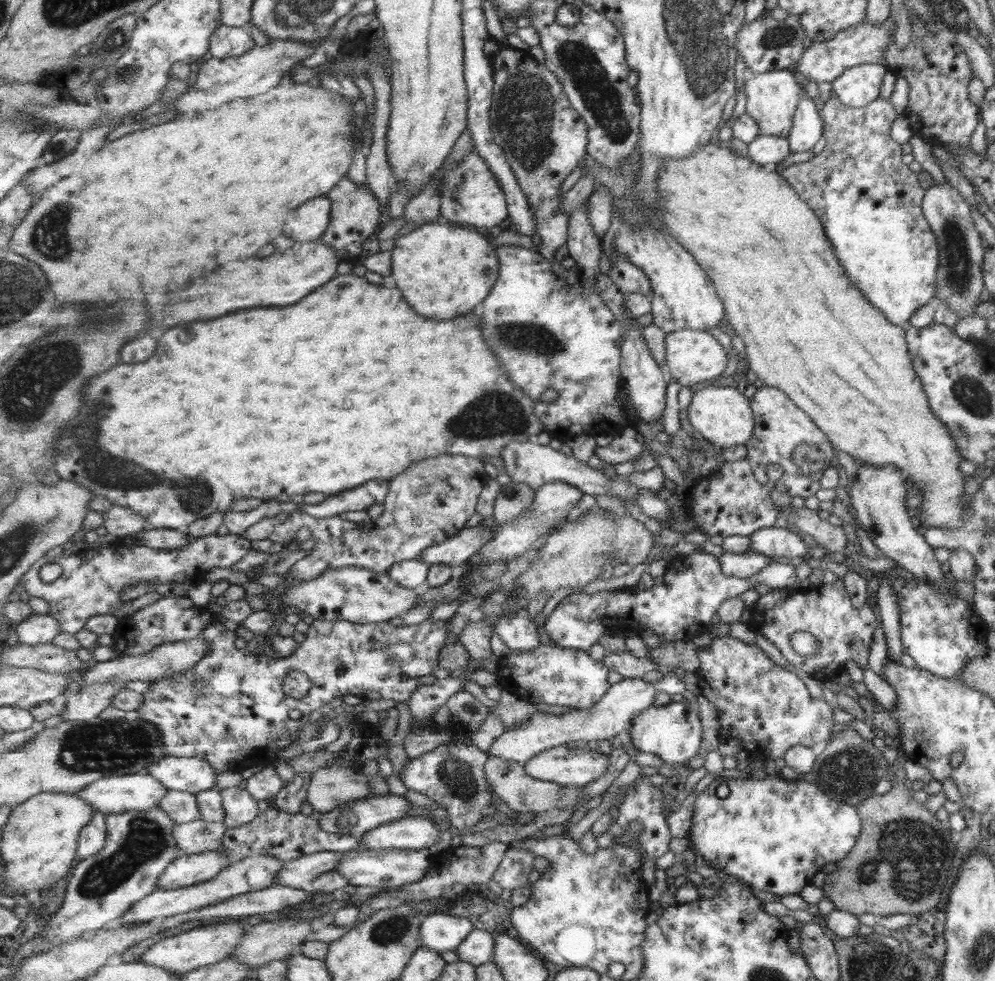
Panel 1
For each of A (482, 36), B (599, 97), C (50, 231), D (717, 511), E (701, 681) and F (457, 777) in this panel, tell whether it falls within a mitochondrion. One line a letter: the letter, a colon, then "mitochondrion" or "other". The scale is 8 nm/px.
A: other
B: mitochondrion
C: mitochondrion
D: other
E: other
F: mitochondrion

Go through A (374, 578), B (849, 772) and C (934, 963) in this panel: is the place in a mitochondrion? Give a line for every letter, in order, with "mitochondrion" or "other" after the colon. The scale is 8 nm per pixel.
A: other
B: mitochondrion
C: other

